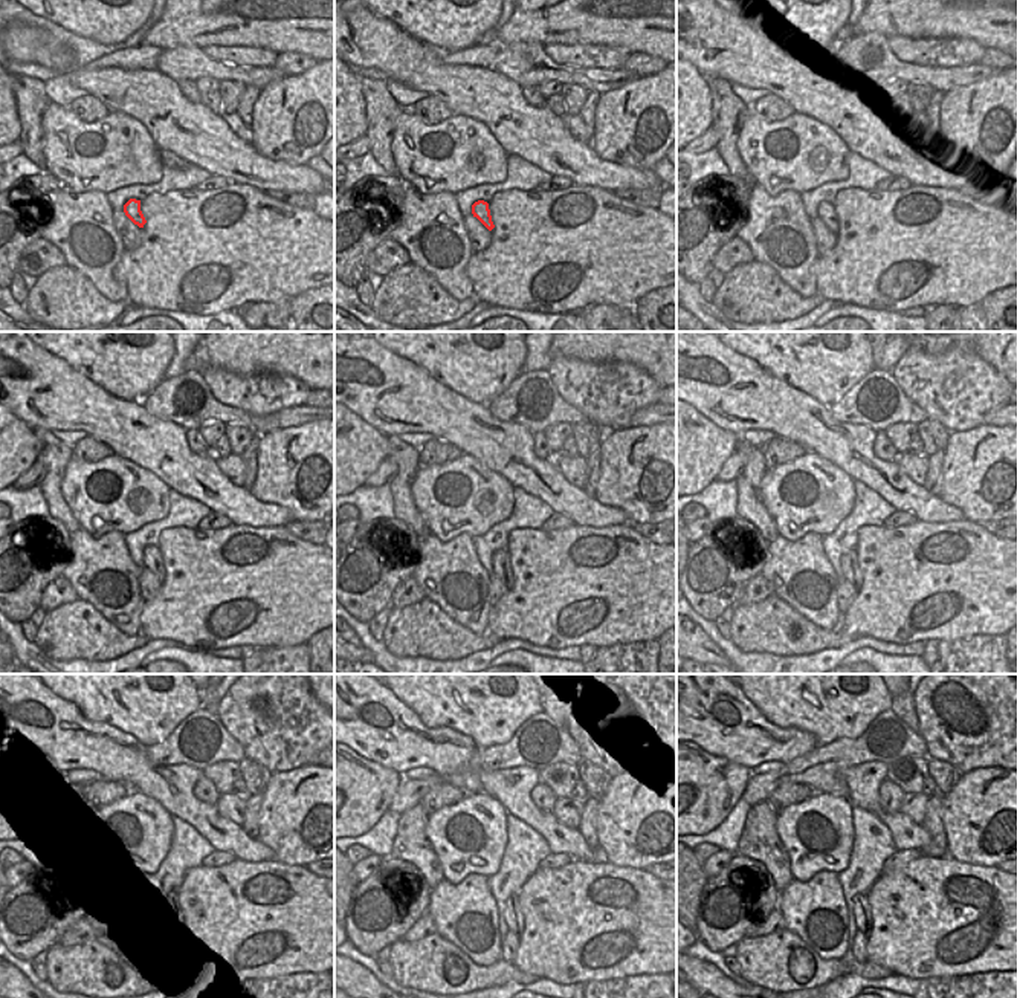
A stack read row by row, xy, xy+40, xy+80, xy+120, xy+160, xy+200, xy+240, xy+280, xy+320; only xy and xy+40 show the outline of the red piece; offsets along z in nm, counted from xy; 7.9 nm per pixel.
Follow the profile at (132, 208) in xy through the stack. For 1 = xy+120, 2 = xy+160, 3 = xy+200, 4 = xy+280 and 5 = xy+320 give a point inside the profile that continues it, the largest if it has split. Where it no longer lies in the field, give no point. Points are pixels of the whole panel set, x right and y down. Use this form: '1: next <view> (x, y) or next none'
1: next xy+120 (151, 558)
2: next xy+160 (500, 560)
3: next xy+200 (849, 567)
4: next xy+280 (512, 916)
5: next xy+320 (860, 914)

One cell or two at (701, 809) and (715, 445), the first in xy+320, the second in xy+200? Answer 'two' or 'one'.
one

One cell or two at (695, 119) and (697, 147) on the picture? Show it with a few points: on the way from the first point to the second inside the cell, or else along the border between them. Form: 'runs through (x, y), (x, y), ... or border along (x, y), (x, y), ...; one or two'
border along (709, 127), (692, 141); two

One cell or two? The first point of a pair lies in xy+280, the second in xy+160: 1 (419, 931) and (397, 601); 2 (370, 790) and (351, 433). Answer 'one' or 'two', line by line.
1: one
2: one

